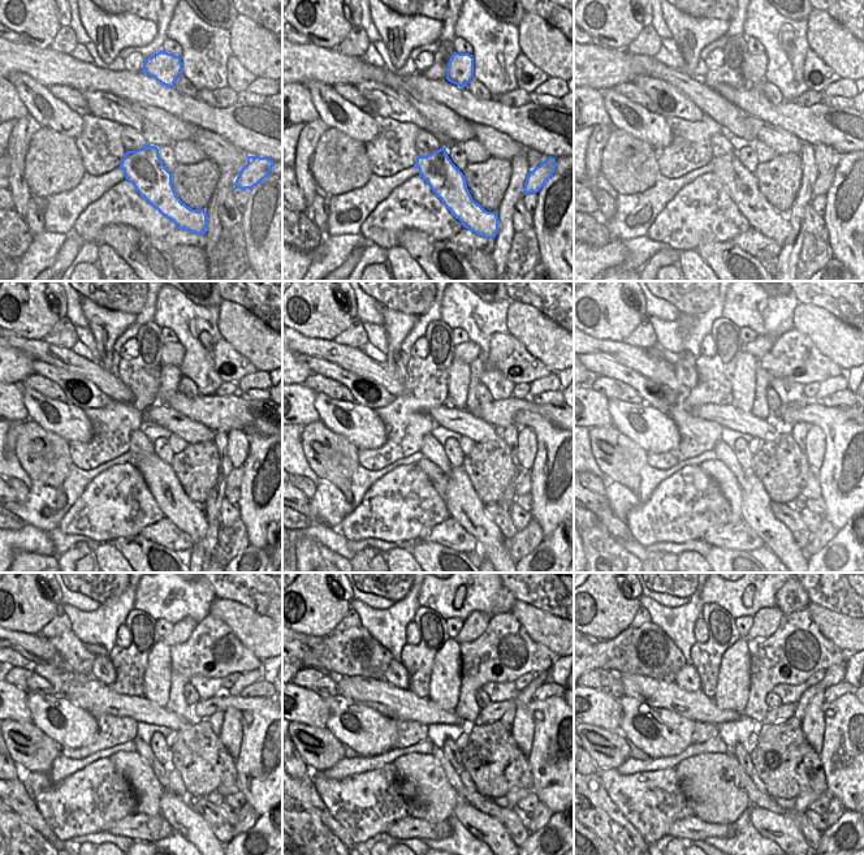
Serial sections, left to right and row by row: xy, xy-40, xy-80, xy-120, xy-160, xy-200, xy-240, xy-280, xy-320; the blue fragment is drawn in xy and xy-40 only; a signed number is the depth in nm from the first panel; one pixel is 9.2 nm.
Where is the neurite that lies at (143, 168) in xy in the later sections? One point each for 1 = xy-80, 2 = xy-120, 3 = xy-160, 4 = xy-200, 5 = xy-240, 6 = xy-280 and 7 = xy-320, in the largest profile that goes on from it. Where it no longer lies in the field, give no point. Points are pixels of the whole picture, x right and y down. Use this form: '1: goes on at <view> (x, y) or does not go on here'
1: goes on at xy-80 (742, 186)
2: goes on at xy-120 (164, 486)
3: goes on at xy-160 (463, 504)
4: goes on at xy-200 (756, 513)
5: goes on at xy-240 (184, 820)
6: goes on at xy-280 (486, 828)
7: goes on at xy-320 (781, 828)

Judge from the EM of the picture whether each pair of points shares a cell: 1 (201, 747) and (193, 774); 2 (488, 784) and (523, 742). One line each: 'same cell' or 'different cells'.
1: same cell
2: different cells

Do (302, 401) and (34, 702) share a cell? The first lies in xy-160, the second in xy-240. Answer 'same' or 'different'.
different

